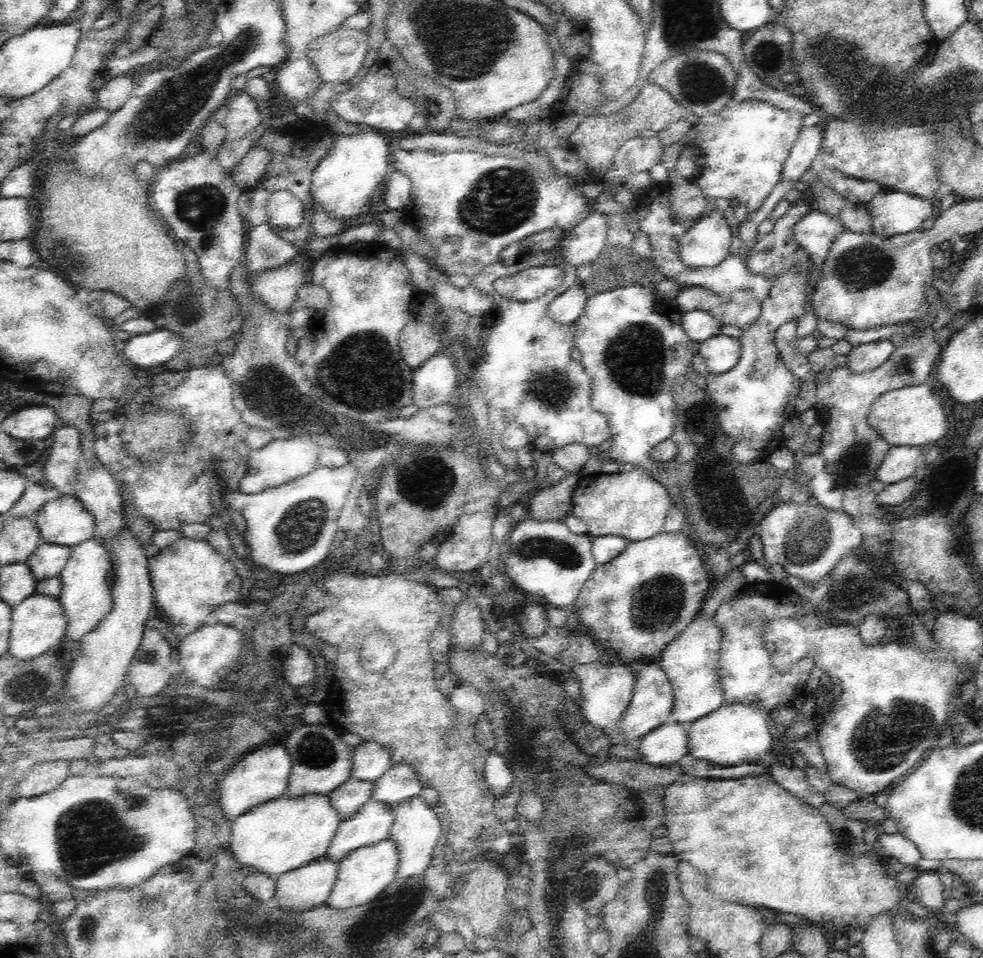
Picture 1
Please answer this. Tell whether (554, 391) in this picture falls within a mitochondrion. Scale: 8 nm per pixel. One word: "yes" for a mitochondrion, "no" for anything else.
yes

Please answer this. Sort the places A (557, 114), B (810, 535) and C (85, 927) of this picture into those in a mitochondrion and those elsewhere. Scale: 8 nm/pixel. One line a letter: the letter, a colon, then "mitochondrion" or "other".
A: other
B: mitochondrion
C: mitochondrion

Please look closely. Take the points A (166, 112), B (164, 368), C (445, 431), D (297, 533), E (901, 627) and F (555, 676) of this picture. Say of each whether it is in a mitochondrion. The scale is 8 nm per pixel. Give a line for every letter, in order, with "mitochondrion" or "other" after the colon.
A: mitochondrion
B: other
C: other
D: mitochondrion
E: other
F: other

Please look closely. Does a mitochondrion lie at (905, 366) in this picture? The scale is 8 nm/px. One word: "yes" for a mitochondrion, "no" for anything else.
no

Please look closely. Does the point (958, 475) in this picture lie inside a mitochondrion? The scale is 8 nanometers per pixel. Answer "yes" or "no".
no

